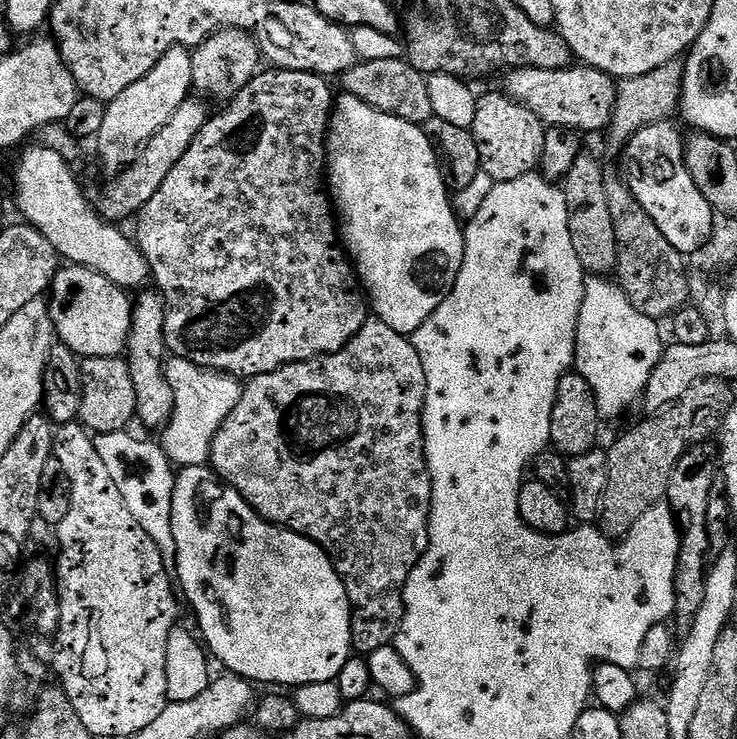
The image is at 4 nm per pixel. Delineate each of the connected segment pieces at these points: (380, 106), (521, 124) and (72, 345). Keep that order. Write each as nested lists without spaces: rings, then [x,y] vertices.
[[[381,58],[378,62],[360,60],[342,77],[343,91],[366,102],[374,110],[402,118],[411,124],[424,125],[432,116],[428,76],[404,58]]]
[[[503,91],[488,92],[485,96],[481,95],[477,99],[476,114],[471,130],[478,142],[480,171],[490,174],[493,182],[531,176],[539,169],[546,125],[543,120],[538,118],[538,114],[534,114],[526,105],[519,104],[517,100],[512,99],[511,96],[505,94]]]
[[[64,266],[56,273],[50,289],[50,307],[52,321],[56,327],[56,335],[59,343],[67,351],[75,352],[77,357],[110,358],[120,356],[127,349],[128,336],[132,333],[132,305],[128,300],[129,293],[119,288],[117,284],[111,284],[102,274],[98,274],[89,268],[79,266]]]

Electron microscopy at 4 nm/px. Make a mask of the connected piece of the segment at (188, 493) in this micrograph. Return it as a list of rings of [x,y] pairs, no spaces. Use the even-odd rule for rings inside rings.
[[[190,466],[180,468],[175,473],[173,486],[173,530],[174,542],[177,543],[176,563],[174,576],[178,581],[179,591],[192,603],[196,611],[196,620],[200,623],[199,635],[206,645],[207,651],[213,657],[216,656],[225,664],[227,671],[242,679],[260,684],[289,684],[292,690],[301,684],[313,684],[314,682],[333,682],[339,676],[342,666],[346,666],[348,660],[353,659],[352,647],[352,603],[346,594],[344,580],[338,574],[336,565],[328,557],[328,552],[322,546],[318,546],[310,538],[306,538],[297,532],[291,532],[289,528],[279,528],[268,520],[263,520],[242,498],[238,490],[225,484],[211,467]]]

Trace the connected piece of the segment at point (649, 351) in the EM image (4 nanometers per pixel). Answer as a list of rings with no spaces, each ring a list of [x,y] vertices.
[[[589,275],[584,281],[584,301],[582,314],[578,314],[578,334],[576,335],[575,371],[580,373],[586,382],[590,382],[598,410],[605,421],[623,414],[627,408],[641,403],[644,391],[652,372],[658,366],[660,355],[664,353],[666,340],[660,337],[661,325],[642,314],[632,305],[630,298],[620,289],[619,283],[603,276]]]

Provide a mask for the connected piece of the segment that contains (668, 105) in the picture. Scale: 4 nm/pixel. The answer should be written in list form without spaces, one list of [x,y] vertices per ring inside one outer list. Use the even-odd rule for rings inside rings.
[[[683,59],[666,62],[666,66],[658,66],[658,70],[650,70],[650,74],[638,74],[634,78],[620,80],[616,86],[616,101],[612,121],[606,129],[608,144],[616,151],[623,153],[628,141],[639,134],[650,124],[659,124],[673,119],[680,111],[680,99],[684,93]]]

